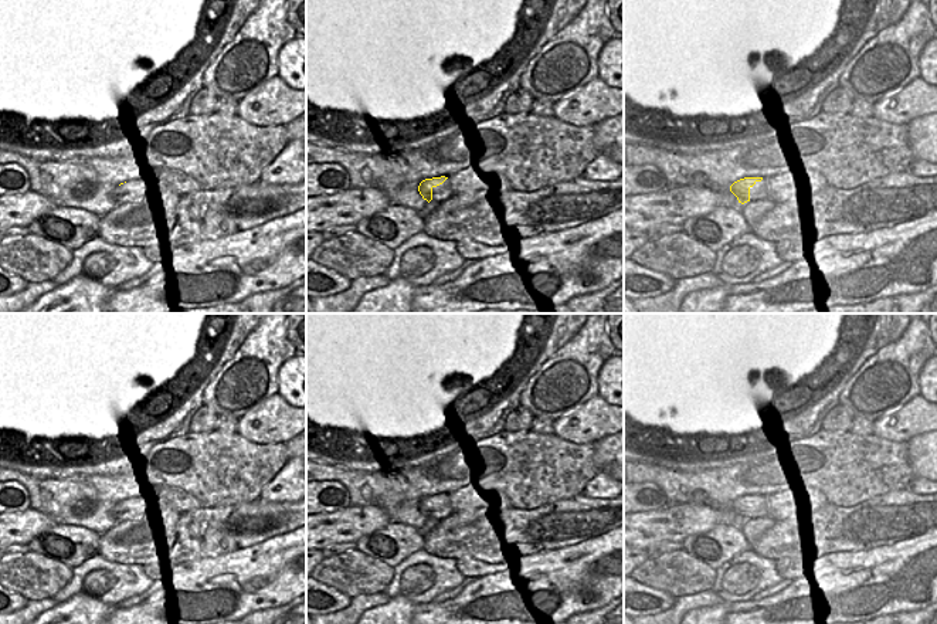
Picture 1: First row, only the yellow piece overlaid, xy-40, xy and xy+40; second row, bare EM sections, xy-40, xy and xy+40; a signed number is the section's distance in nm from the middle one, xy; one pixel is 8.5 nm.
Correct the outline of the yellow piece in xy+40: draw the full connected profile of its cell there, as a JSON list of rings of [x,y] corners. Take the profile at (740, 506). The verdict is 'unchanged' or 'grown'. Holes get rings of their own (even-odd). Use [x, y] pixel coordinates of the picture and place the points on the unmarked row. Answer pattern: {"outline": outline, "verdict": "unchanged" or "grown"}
{"outline": [[[744,495],[734,499],[730,503],[730,509],[737,515],[739,520],[744,522],[750,519],[750,506],[757,501],[761,499],[763,495]]], "verdict": "unchanged"}

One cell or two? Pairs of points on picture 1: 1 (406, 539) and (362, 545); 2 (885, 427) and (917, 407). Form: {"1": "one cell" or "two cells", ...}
{"1": "one cell", "2": "one cell"}

